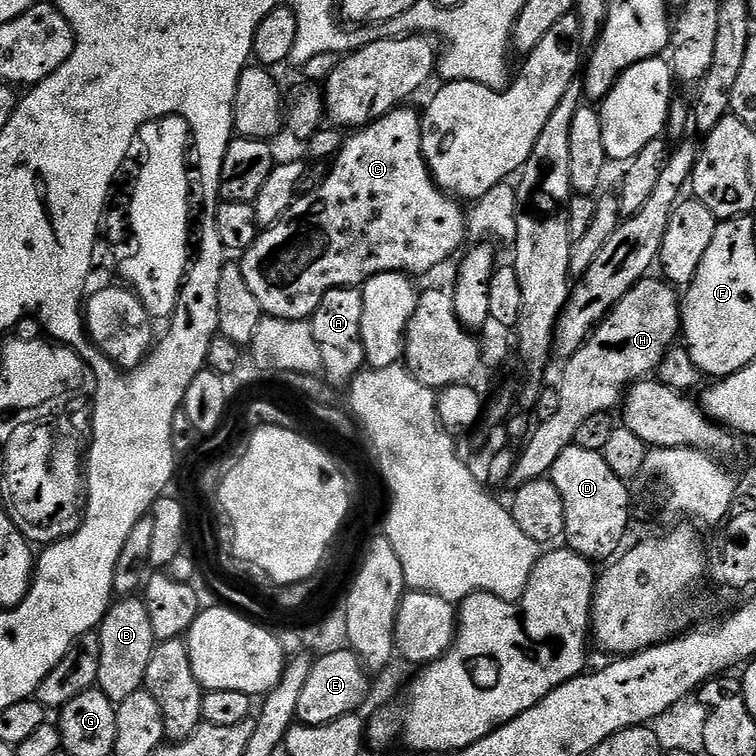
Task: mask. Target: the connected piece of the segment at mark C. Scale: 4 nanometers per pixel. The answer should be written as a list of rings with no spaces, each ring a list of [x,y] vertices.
[[[401,106],[394,109],[393,112],[387,112],[385,116],[376,117],[371,124],[365,124],[363,128],[353,131],[345,139],[343,146],[331,161],[330,167],[332,169],[329,170],[328,177],[317,188],[310,189],[308,193],[305,191],[303,194],[297,195],[296,199],[292,201],[292,205],[286,210],[286,214],[282,218],[278,218],[278,222],[274,222],[274,226],[263,229],[257,235],[247,252],[243,253],[242,267],[246,284],[250,288],[250,293],[254,294],[256,302],[260,304],[261,313],[279,320],[308,320],[314,314],[314,310],[318,310],[318,302],[322,302],[322,298],[330,290],[363,286],[370,278],[387,272],[403,272],[409,278],[424,276],[427,272],[434,271],[439,264],[446,263],[456,251],[459,253],[465,247],[465,209],[432,181],[432,175],[428,172],[422,154],[421,123],[422,116],[419,111],[415,112],[412,106]]]

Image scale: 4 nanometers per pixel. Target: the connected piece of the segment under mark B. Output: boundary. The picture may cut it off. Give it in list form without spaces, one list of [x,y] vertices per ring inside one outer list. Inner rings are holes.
[[[117,599],[104,615],[98,631],[102,642],[102,658],[98,662],[96,683],[106,698],[114,702],[130,698],[130,694],[144,688],[146,666],[150,666],[150,654],[158,643],[143,599]]]

